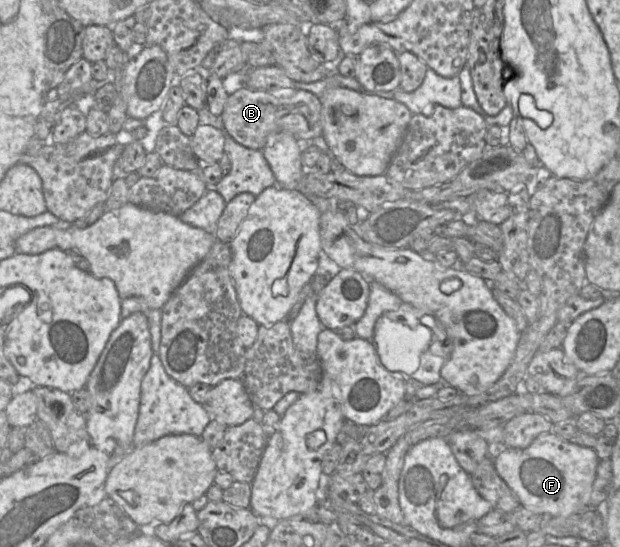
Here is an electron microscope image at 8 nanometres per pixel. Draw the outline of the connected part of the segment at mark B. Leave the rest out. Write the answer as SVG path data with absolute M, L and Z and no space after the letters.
M242 87L228 96L221 115L223 130L237 143L253 150L262 150L268 140L280 131L290 132L296 139L312 139L323 133L321 107L316 95L302 89L263 91Z

